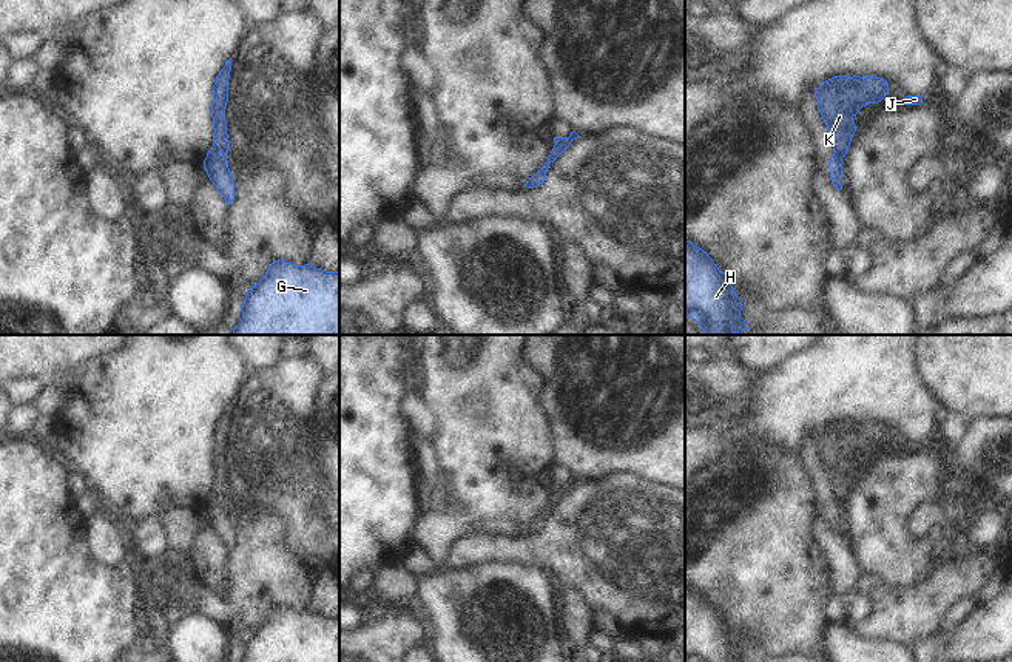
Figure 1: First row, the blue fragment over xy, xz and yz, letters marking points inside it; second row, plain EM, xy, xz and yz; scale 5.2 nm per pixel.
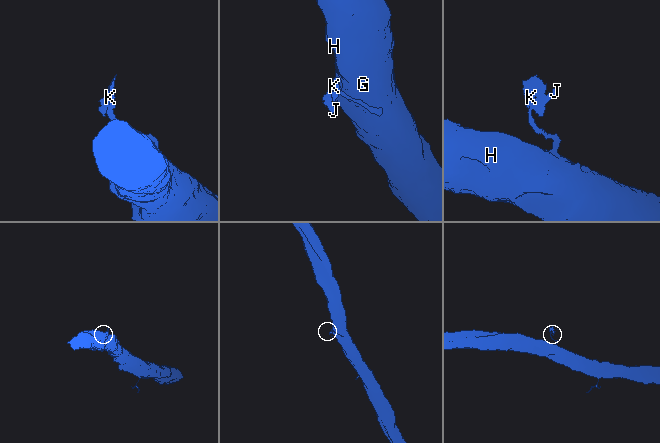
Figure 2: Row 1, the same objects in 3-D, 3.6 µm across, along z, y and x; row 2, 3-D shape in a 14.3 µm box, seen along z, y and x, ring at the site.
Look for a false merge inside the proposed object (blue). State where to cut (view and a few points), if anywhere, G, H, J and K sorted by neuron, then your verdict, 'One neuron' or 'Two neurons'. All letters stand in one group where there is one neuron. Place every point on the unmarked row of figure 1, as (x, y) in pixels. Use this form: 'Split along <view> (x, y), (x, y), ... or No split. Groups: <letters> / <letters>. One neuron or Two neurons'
Split along xy (212, 493), (219, 499). Groups: G H / J K. Two neurons.

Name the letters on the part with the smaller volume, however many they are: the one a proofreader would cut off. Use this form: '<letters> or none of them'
J, K.

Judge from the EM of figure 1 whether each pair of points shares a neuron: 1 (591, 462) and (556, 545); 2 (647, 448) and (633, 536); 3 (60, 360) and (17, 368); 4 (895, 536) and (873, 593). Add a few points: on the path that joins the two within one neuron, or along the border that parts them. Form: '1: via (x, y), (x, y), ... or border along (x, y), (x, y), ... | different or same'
1: border along (619, 471), (596, 479), (577, 480), (573, 477) | different
2: border along (605, 477), (614, 472), (634, 472), (668, 486) | different
3: via (50, 360), (28, 360) | same
4: border along (864, 573), (872, 573), (892, 585), (914, 584) | different

